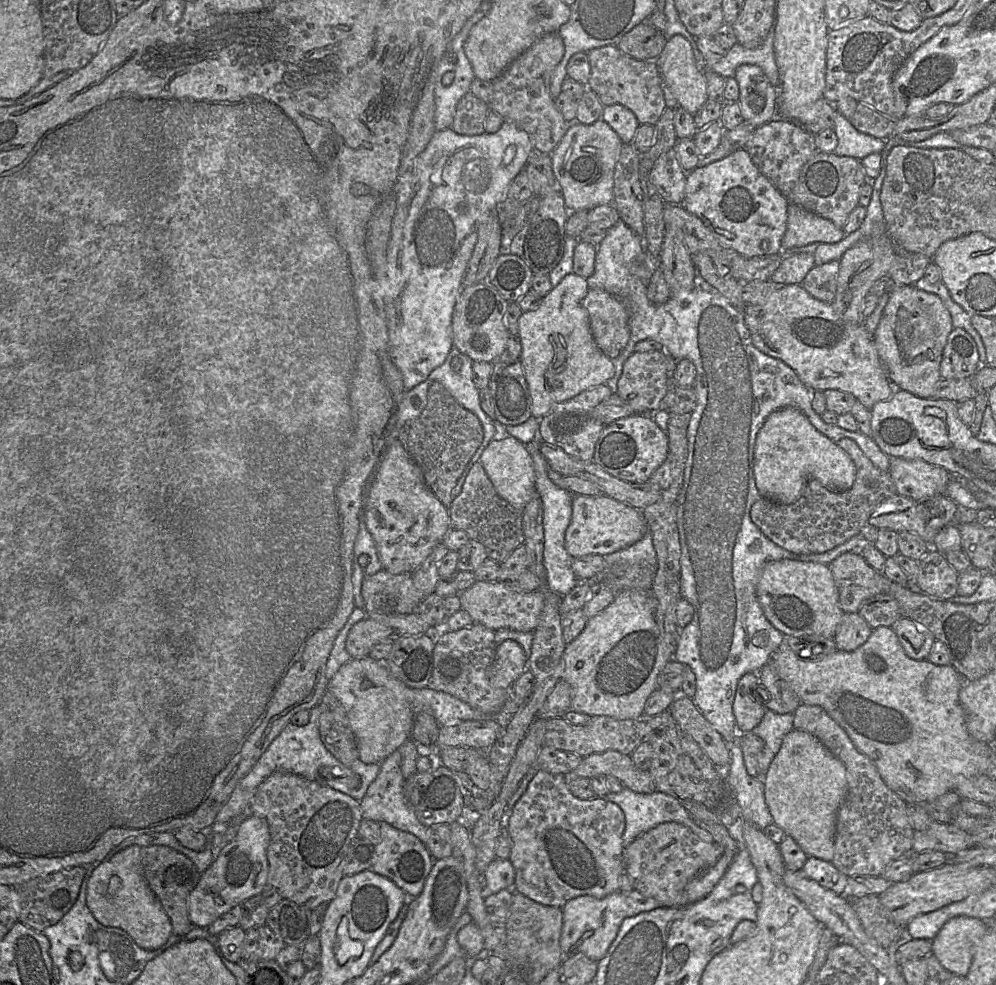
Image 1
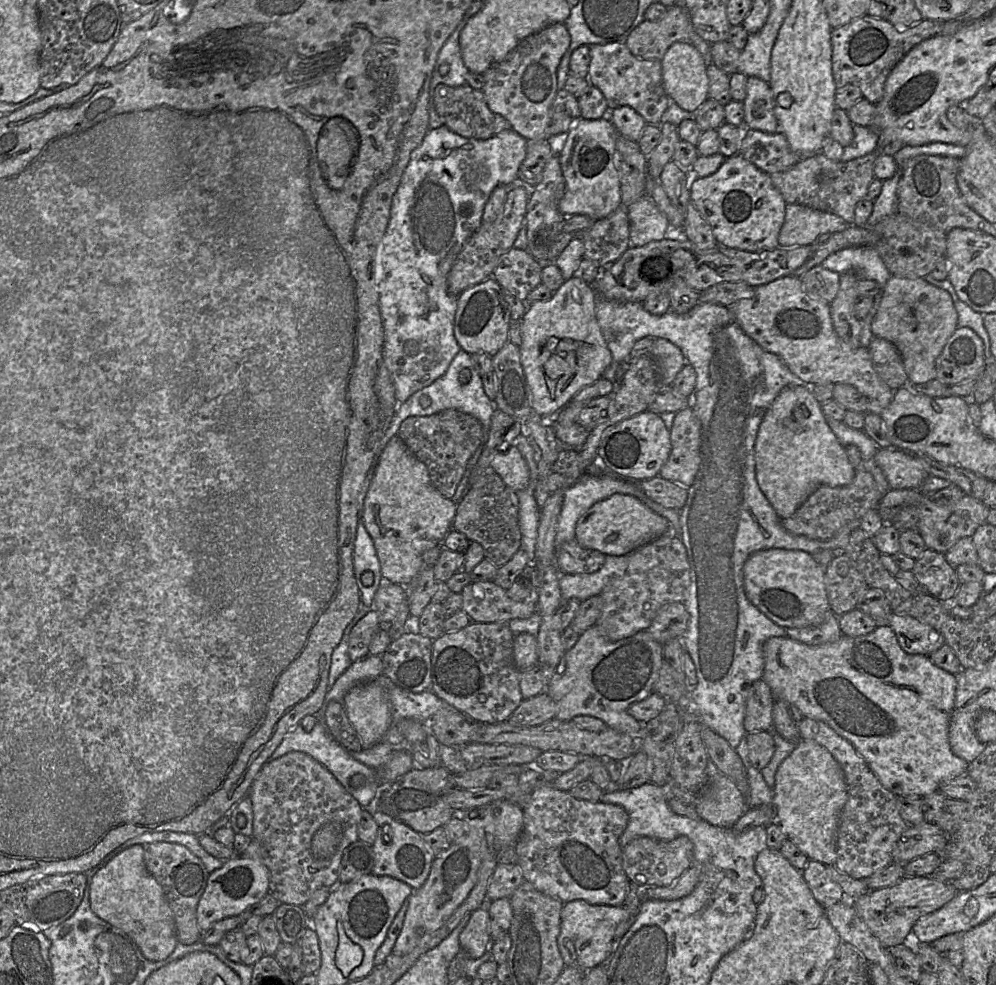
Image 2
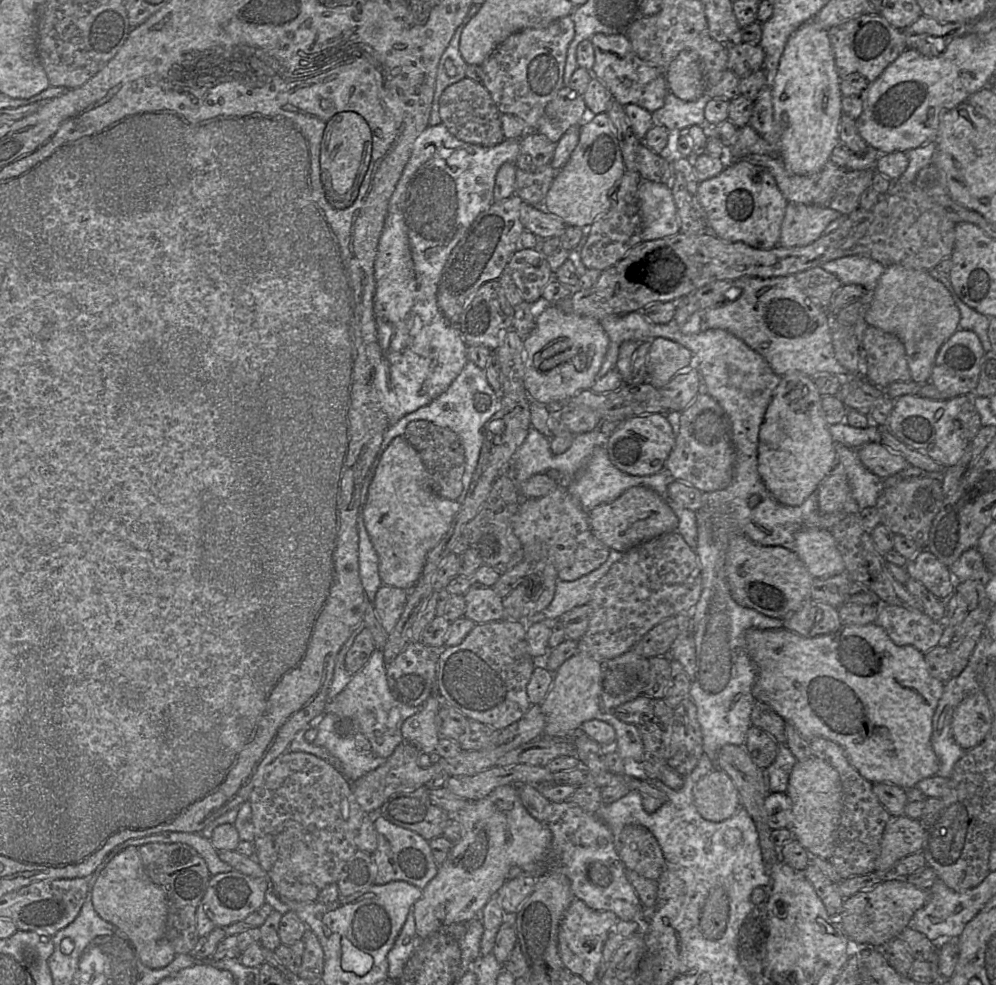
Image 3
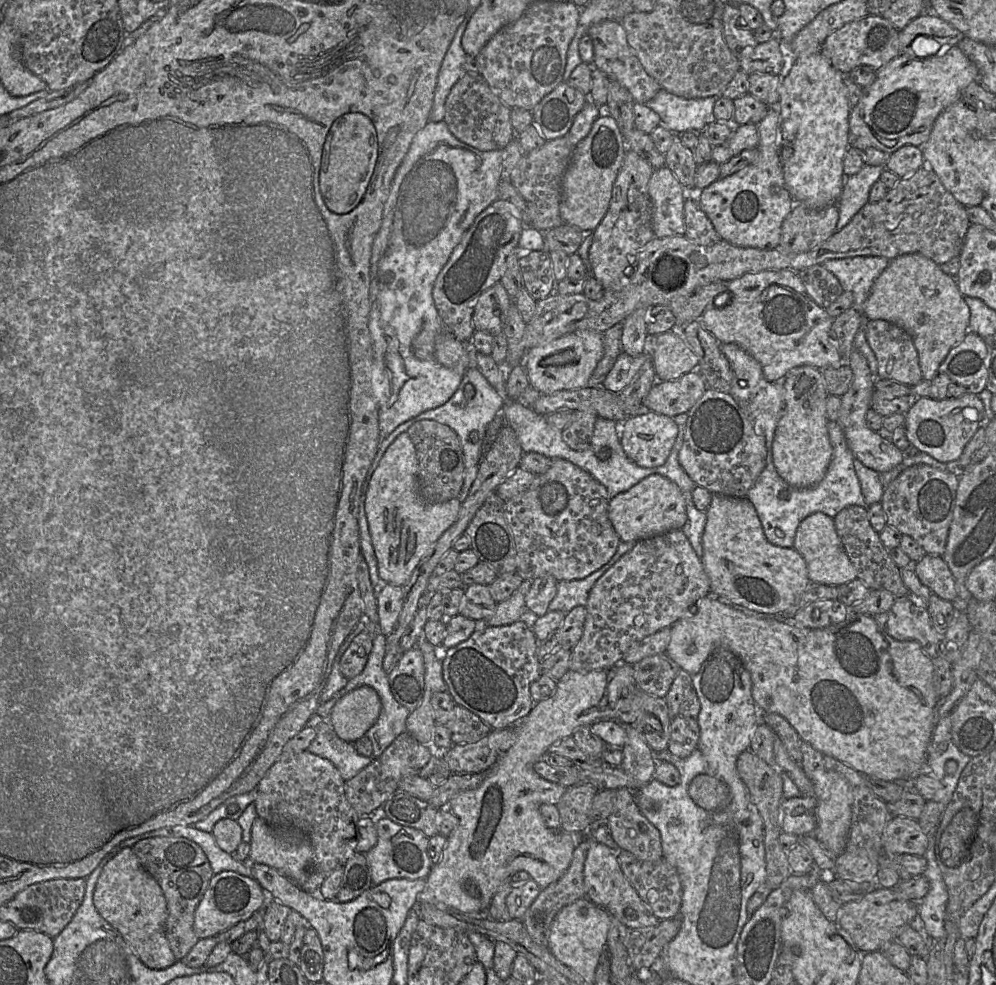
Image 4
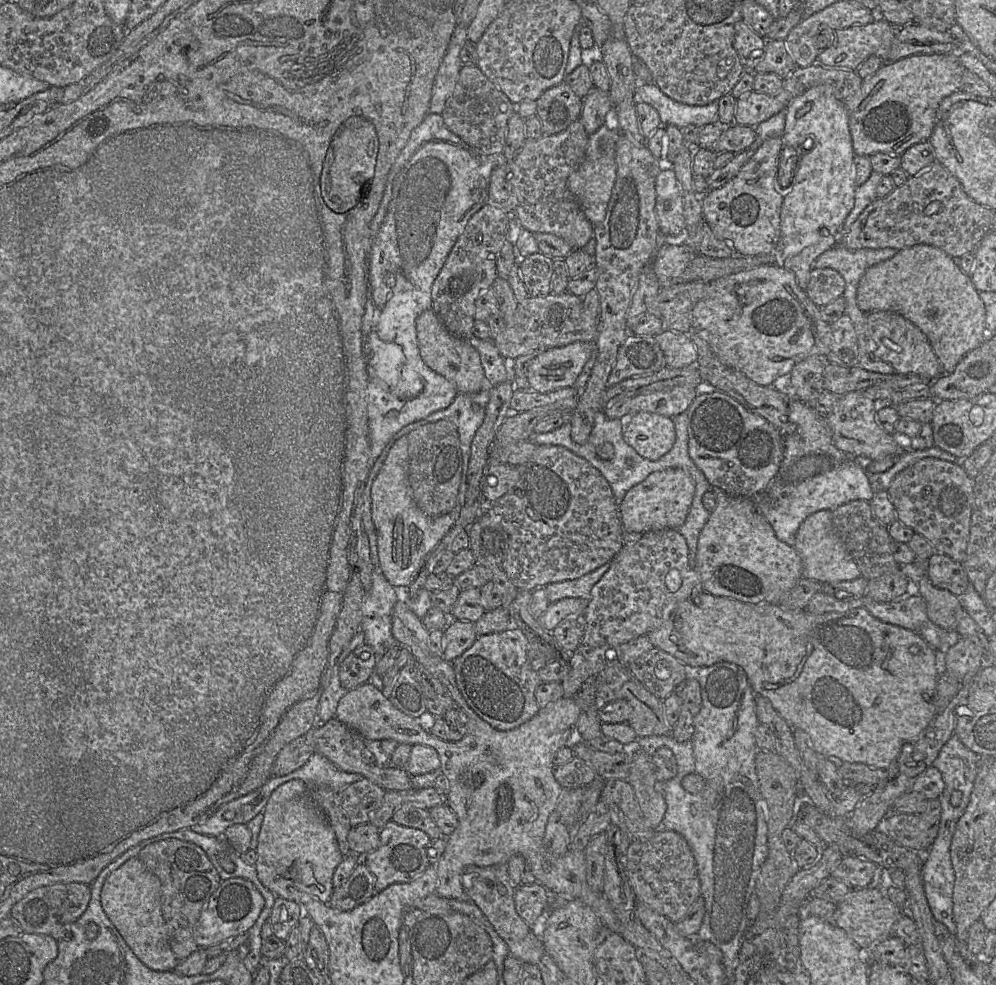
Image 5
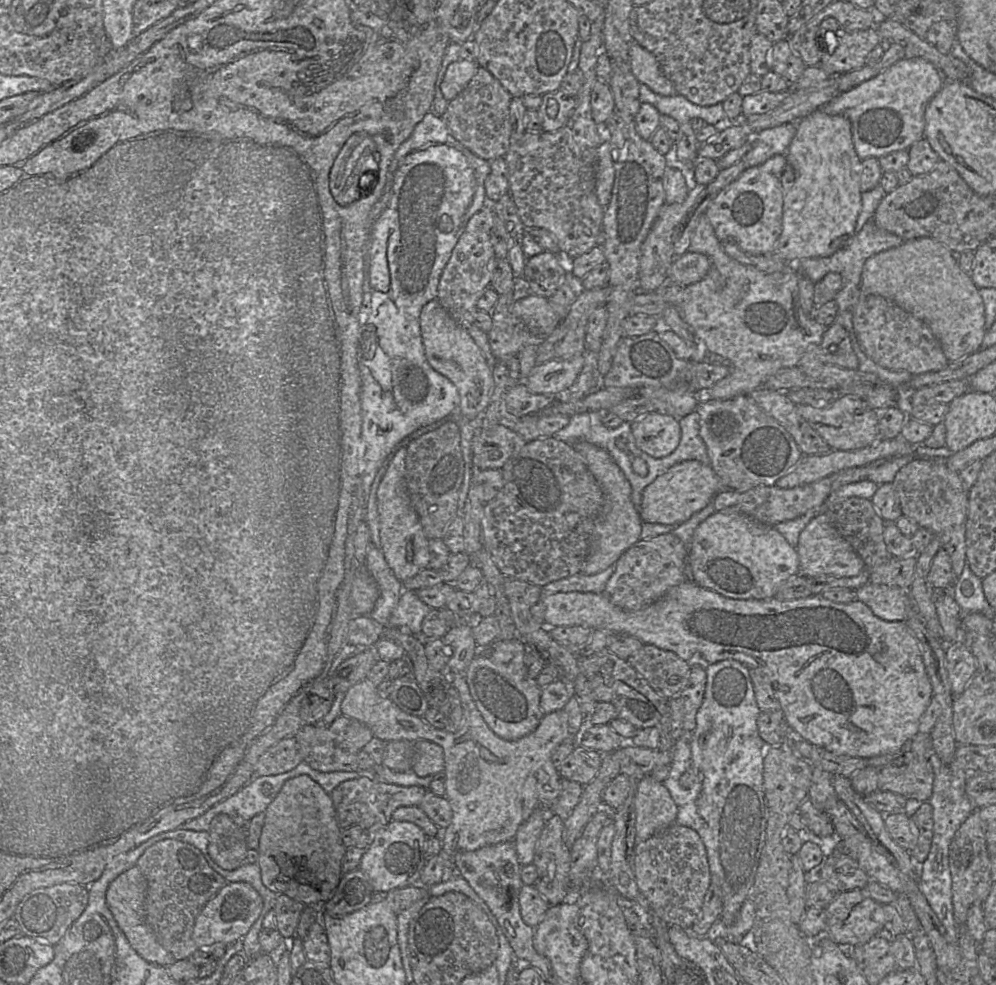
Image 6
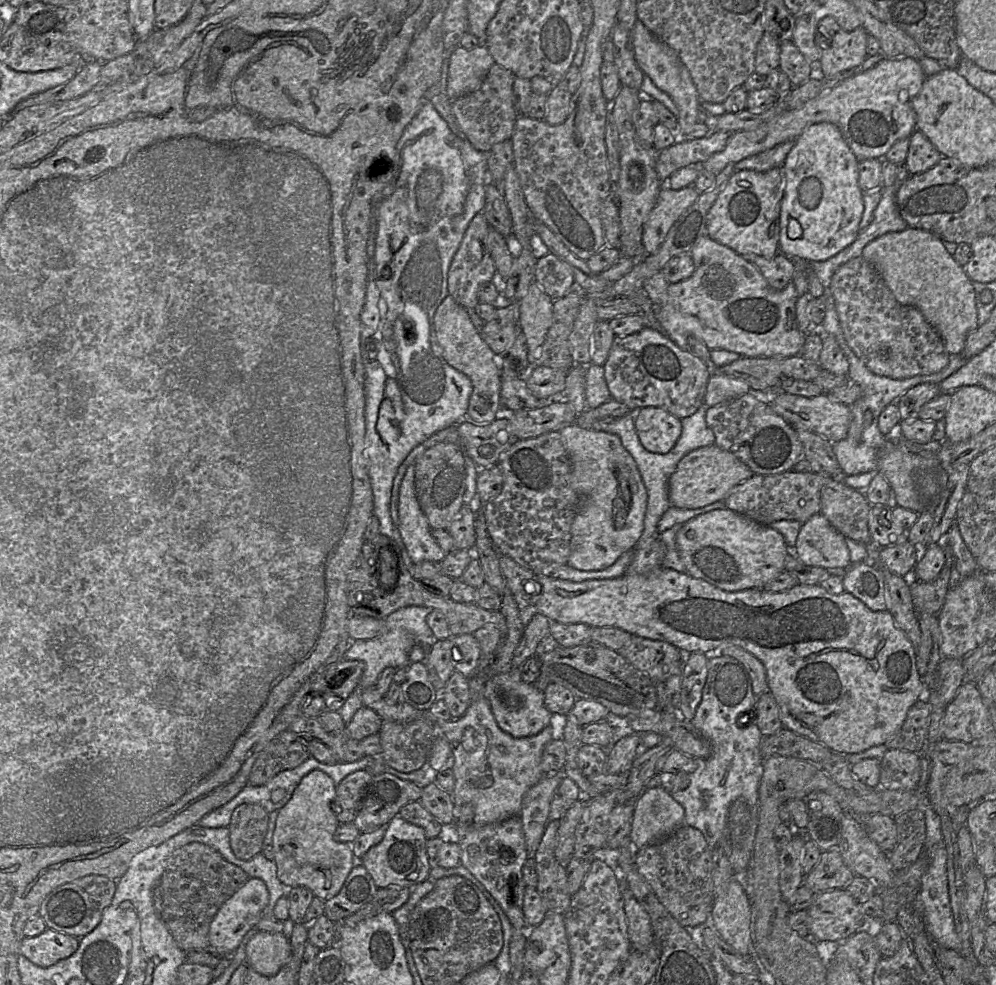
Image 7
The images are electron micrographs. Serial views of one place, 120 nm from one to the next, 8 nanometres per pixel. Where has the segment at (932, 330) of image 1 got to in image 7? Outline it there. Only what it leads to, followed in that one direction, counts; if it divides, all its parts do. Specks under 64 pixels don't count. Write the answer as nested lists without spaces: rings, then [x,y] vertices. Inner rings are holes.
[[[911,227],[900,232],[889,232],[870,242],[862,251],[862,258],[876,269],[899,304],[914,307],[921,312],[938,332],[950,355],[962,353],[968,335],[979,327],[976,294],[965,268],[947,252],[939,237],[926,230]]]

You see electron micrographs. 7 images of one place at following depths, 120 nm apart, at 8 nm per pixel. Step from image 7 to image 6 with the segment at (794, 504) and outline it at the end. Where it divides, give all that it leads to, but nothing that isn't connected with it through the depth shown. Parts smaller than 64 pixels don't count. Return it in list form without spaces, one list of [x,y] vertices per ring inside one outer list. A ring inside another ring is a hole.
[[[876,460],[865,466],[843,469],[815,482],[794,488],[779,488],[775,484],[772,486],[760,485],[744,492],[724,488],[715,495],[713,504],[716,511],[727,507],[738,508],[741,512],[761,523],[774,525],[781,521],[796,518],[808,510],[822,505],[833,490],[844,484],[866,479],[884,461],[886,460]]]

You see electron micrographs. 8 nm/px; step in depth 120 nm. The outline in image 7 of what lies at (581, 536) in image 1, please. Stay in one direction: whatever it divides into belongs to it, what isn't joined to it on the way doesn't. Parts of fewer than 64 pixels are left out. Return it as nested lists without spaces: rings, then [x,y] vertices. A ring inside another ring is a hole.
[[[715,443],[698,448],[684,456],[670,476],[670,505],[681,509],[696,509],[724,500],[735,486],[753,475],[751,469],[733,453],[719,448]]]

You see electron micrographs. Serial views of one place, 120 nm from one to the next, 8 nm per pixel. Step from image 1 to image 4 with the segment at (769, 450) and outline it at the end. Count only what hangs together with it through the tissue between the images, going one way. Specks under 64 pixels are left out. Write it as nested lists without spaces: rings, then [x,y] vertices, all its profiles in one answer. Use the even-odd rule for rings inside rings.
[[[809,365],[792,368],[783,378],[784,409],[772,442],[772,457],[777,473],[789,485],[809,488],[825,476],[832,459],[828,433],[826,400],[829,395],[821,370]]]

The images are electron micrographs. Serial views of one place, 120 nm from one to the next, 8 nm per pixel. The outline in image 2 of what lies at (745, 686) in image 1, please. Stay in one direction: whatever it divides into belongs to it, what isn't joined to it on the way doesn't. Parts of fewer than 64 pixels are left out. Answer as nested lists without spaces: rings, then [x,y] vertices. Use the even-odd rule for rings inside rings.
[[[757,680],[744,689],[746,712],[744,728],[747,733],[773,730],[775,698],[763,680]]]

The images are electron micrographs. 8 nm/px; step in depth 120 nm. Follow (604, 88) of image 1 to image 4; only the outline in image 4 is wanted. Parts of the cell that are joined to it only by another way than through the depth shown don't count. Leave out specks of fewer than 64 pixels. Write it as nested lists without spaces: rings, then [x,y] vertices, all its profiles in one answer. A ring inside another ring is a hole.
[[[604,20],[592,25],[587,33],[592,40],[594,60],[592,66],[601,70],[609,80],[626,88],[634,102],[645,104],[655,97],[661,86],[644,70],[637,56],[628,45],[626,32],[620,22]]]

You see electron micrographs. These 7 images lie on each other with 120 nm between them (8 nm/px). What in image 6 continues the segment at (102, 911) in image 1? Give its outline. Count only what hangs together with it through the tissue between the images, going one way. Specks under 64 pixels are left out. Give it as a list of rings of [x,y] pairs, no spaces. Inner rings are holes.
[[[137,863],[110,883],[106,893],[107,906],[134,950],[146,961],[167,967],[174,964],[176,959],[160,943],[153,925],[148,921],[147,891],[148,881]]]

